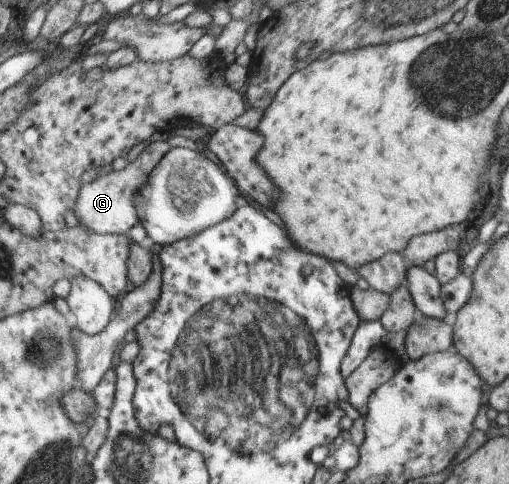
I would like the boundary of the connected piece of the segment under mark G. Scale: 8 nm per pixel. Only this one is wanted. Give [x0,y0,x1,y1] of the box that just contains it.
[74,136,198,234]

